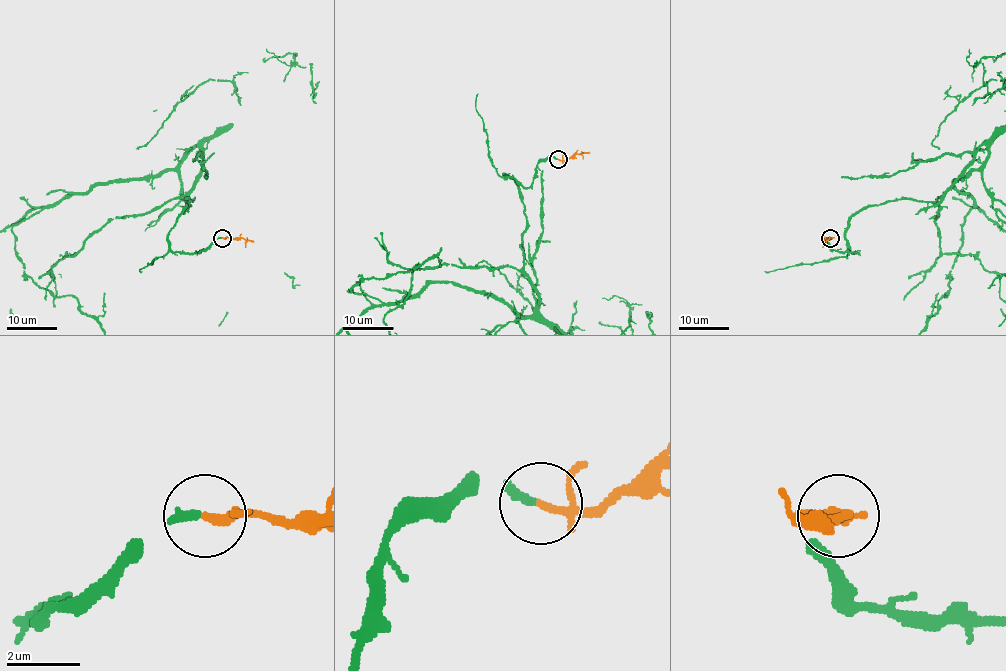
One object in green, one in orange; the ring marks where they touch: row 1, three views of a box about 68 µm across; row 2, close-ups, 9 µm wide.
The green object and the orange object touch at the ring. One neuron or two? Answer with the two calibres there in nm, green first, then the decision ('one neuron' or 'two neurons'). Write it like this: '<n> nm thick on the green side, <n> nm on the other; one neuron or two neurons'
240 nm thick on the green side, 170 nm on the other; one neuron

